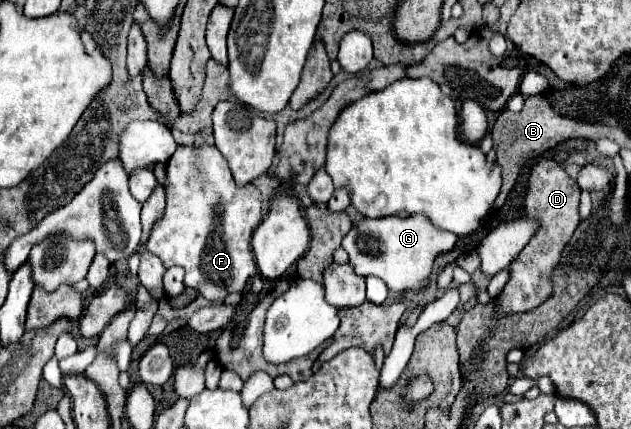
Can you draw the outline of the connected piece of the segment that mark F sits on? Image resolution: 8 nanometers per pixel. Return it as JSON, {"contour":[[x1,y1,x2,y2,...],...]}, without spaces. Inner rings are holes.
{"contour":[[190,144,190,146,176,148,172,158,166,162,164,192,166,192,166,208,150,232,146,250,158,256,164,268,172,268,172,266,184,268,186,270,184,284,196,288,210,302,222,302,226,294,244,290,248,278,256,274,250,242,252,242,252,232,262,222,260,192,252,184,238,188,226,160,210,144,202,144,202,146]]}

